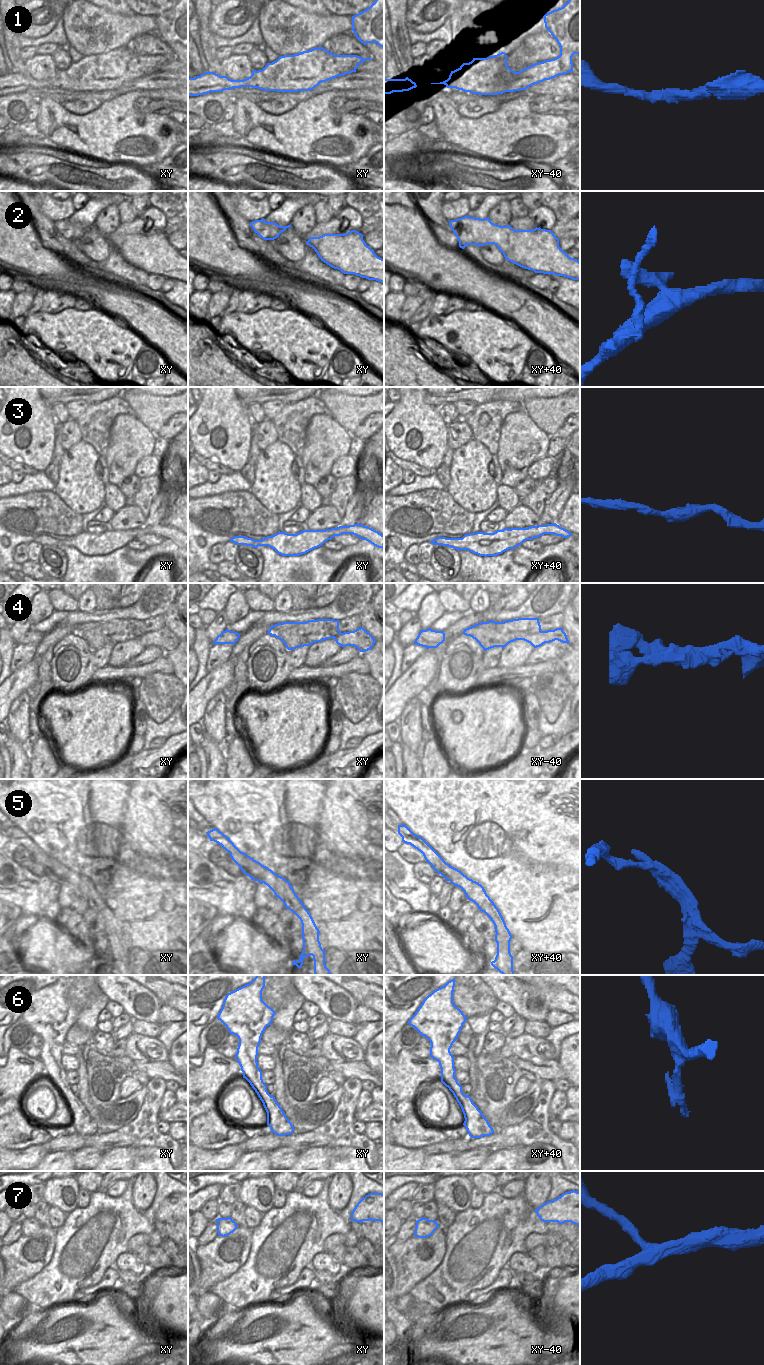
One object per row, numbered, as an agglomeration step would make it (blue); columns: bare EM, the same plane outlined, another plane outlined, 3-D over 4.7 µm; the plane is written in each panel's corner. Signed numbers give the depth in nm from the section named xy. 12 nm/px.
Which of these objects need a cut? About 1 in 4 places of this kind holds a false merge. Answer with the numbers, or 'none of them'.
4, 5

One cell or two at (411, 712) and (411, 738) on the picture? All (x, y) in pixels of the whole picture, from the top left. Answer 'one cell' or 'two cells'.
one cell

